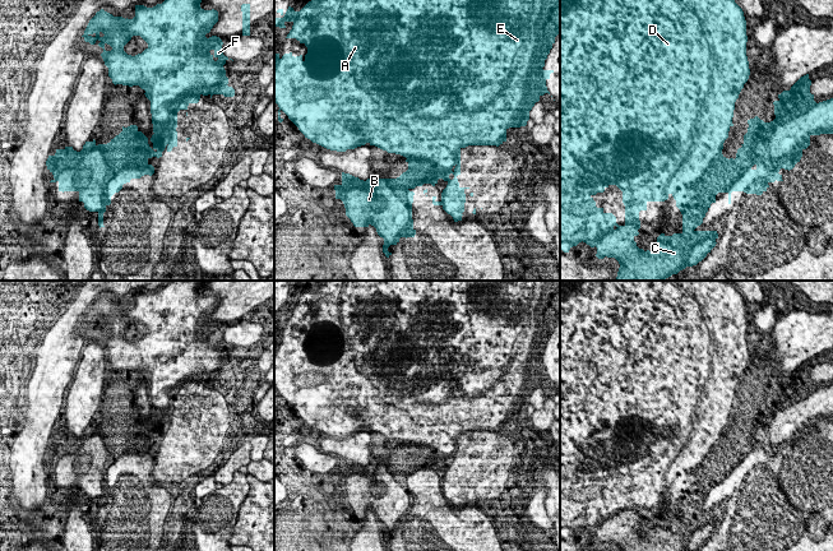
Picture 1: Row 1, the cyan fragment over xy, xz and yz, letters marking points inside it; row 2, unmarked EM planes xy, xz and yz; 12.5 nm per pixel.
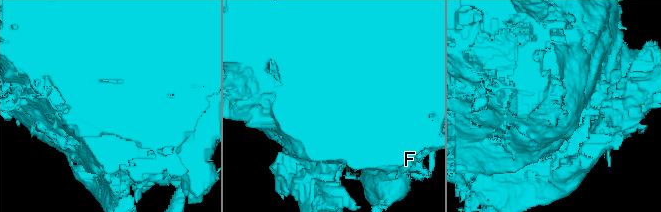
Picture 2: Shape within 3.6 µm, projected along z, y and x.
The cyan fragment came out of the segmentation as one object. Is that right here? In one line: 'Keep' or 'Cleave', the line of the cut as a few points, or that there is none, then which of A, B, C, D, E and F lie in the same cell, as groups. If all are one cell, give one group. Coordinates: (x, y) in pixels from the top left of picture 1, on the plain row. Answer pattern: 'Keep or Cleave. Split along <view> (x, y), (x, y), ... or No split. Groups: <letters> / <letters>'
Cleave. Split along yz (746, 430), (737, 455), (723, 464), (703, 459), (672, 481). Groups: A D E F / B C

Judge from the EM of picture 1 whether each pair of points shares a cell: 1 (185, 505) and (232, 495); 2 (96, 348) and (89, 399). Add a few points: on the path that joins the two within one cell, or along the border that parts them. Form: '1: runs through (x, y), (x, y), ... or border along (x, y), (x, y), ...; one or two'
1: border along (200, 499), (203, 506); two
2: runs through (92, 361), (89, 387); one

